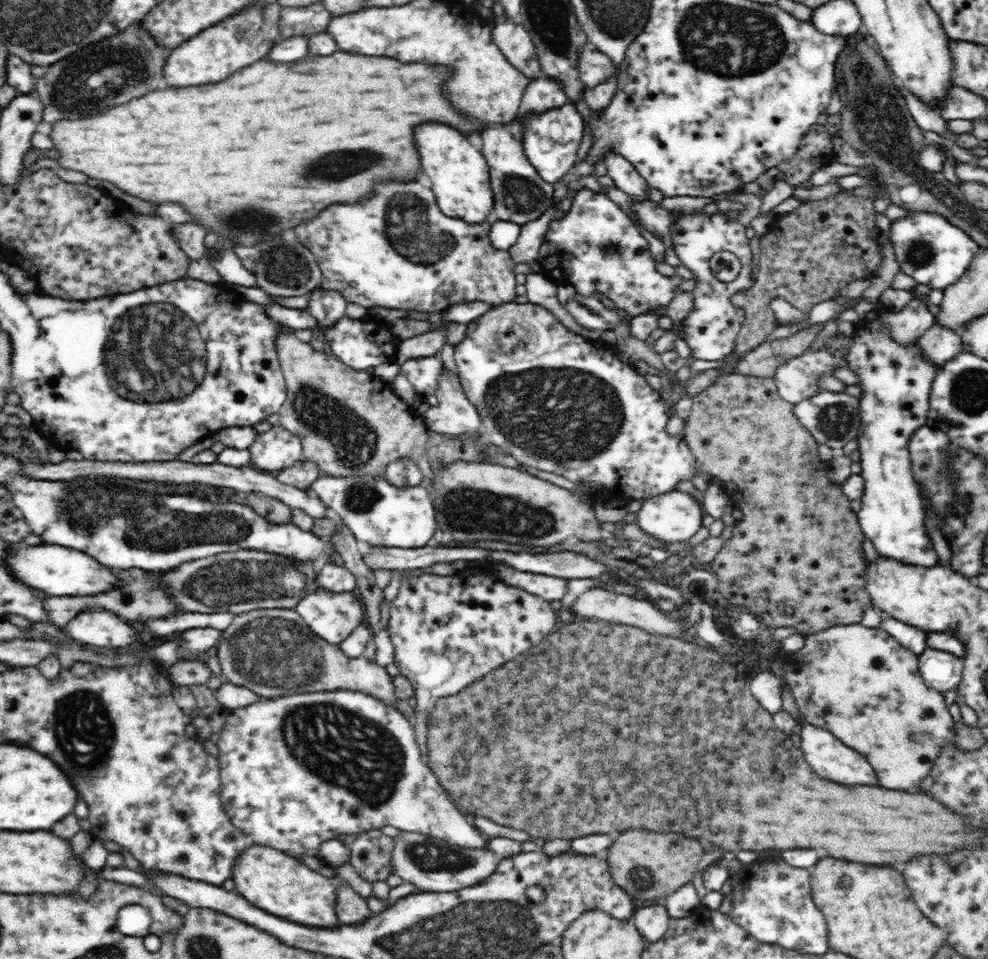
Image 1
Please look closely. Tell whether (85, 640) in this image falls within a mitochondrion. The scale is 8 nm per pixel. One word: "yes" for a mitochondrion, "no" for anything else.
no

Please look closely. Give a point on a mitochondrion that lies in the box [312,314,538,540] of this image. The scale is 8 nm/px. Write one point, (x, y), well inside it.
(360, 498)

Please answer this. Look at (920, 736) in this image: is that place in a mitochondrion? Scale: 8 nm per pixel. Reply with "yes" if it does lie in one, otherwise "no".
yes

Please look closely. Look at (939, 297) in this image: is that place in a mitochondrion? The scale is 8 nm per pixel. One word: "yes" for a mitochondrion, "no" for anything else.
no

